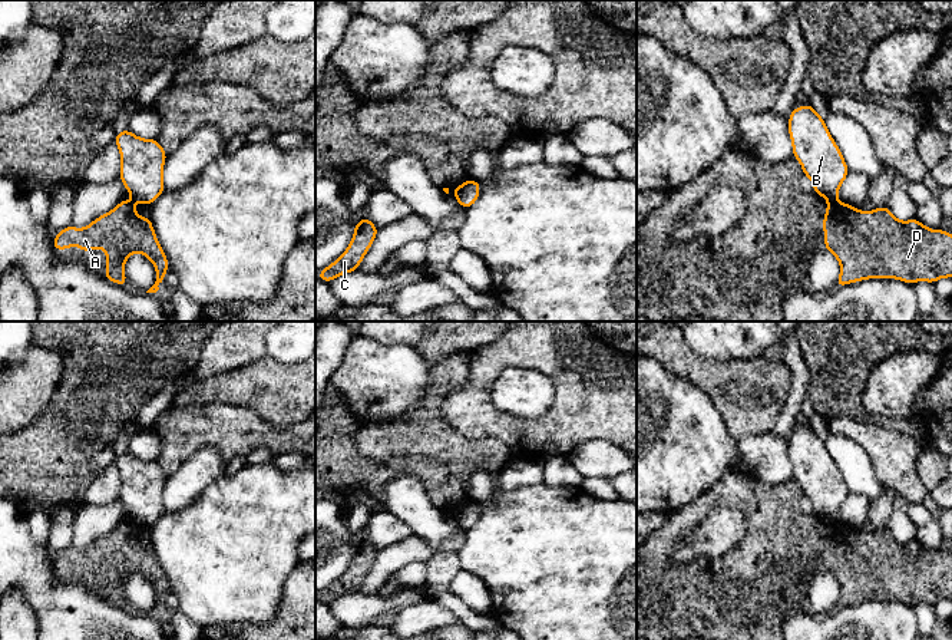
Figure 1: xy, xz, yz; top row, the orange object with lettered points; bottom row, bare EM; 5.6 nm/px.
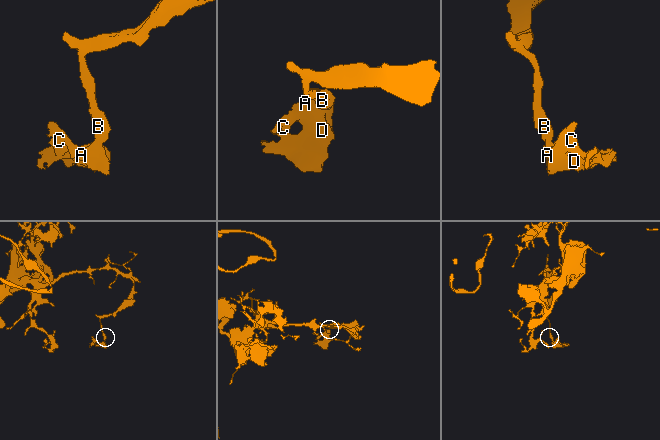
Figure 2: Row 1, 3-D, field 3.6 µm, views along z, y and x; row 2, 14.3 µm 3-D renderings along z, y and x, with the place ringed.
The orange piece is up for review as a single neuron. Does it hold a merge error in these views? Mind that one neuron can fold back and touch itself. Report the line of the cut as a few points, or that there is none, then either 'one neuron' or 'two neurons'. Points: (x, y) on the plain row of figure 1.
cut in yz along (827, 520), (836, 521); two neurons

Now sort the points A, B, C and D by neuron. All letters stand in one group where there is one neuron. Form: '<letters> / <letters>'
A C D / B

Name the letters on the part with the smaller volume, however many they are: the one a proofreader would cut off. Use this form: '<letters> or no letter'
A, C, D

